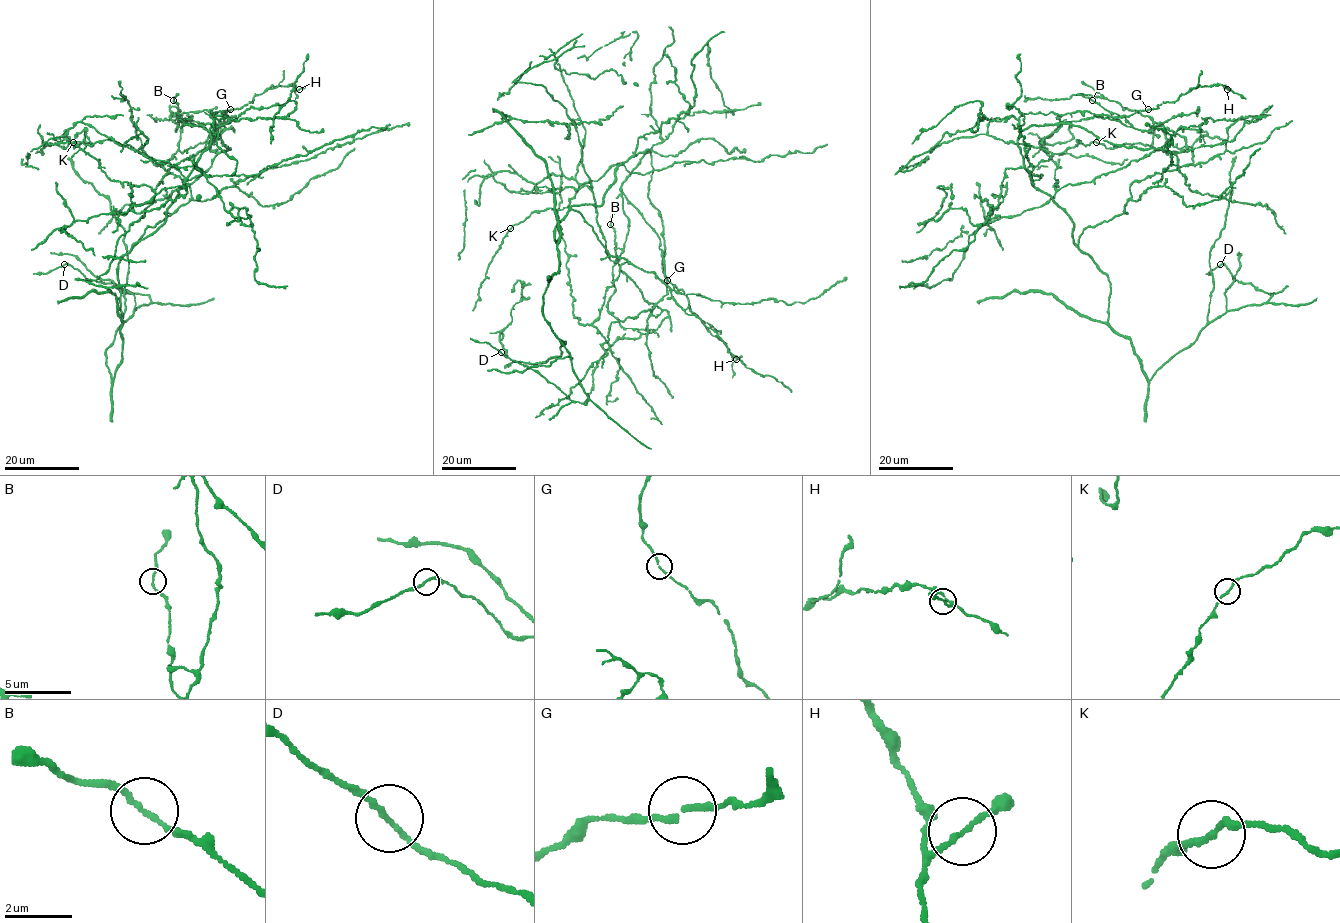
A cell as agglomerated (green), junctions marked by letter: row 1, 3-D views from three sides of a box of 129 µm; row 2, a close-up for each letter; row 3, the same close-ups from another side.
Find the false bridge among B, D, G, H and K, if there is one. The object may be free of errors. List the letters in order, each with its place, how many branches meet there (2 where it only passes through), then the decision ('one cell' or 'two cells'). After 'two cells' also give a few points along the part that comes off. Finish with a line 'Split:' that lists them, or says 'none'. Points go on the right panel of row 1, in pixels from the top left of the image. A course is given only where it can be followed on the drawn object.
B: place (1092, 100); branches 2; one cell
D: place (1220, 264); branches 2; one cell
G: place (1148, 109); branches 2; one cell
H: place (1227, 89); branches 2; one cell
K: place (1096, 142); branches 2; one cell
Split: none

